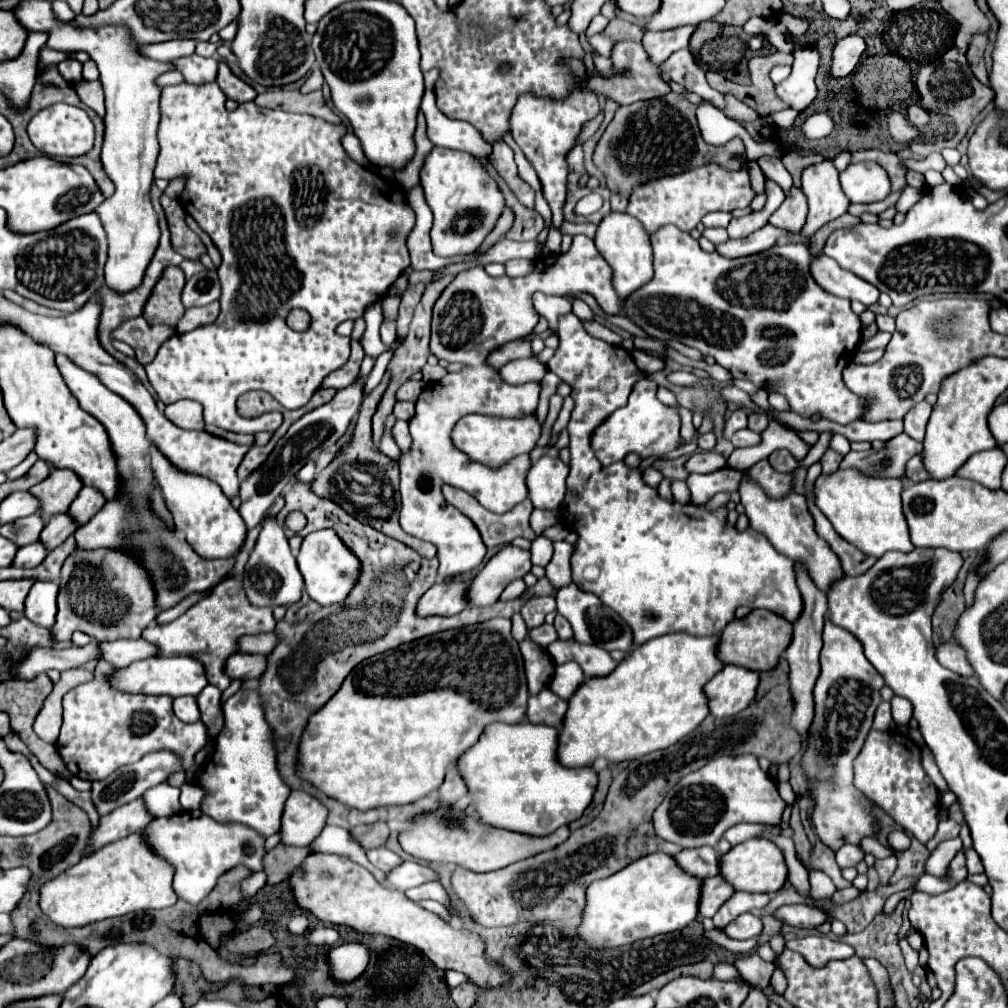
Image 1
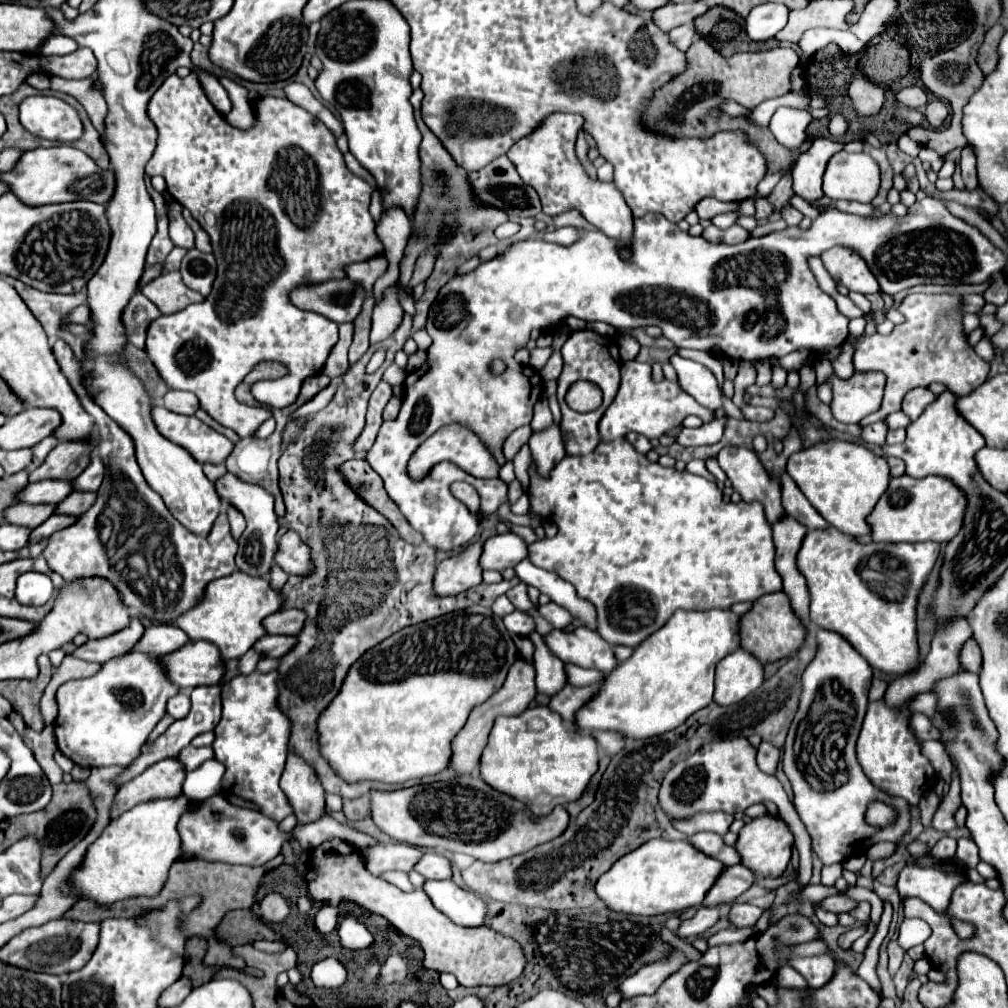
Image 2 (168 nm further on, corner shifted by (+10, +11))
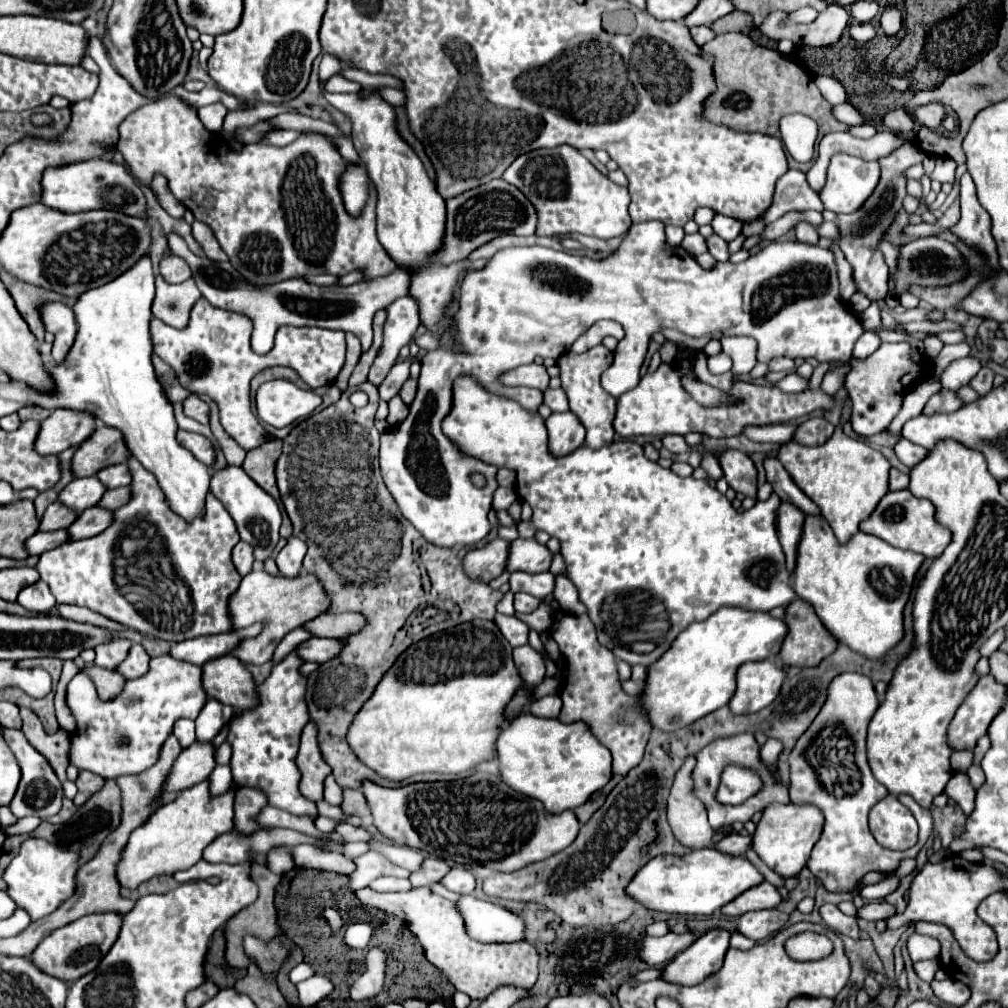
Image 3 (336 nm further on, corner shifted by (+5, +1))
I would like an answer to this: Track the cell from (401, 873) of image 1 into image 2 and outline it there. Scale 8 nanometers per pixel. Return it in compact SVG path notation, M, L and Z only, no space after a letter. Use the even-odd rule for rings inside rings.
M425 853L421 861L415 865L415 871L425 875L427 879L451 879L451 863L447 857L437 853Z

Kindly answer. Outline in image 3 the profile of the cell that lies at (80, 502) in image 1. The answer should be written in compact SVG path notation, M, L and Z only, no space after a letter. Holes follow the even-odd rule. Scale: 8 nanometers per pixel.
M110 465L102 471L98 471L96 475L100 479L100 483L106 487L106 489L116 489L116 487L124 487L130 483L130 473L126 469L126 465Z

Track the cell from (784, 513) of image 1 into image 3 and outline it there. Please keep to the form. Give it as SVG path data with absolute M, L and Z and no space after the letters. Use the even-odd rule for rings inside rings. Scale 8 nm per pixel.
M728 449L728 451L718 453L718 461L720 461L720 465L724 469L724 477L732 489L736 493L742 493L744 497L756 499L758 471L756 471L752 459L742 451Z

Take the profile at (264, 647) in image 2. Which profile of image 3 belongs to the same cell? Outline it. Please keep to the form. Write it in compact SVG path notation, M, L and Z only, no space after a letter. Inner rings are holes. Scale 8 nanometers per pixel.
M312 637L312 639L304 641L302 645L298 645L294 651L298 653L298 657L302 661L322 663L322 661L328 661L328 657L334 657L340 651L340 647L342 647L342 643L338 639Z

